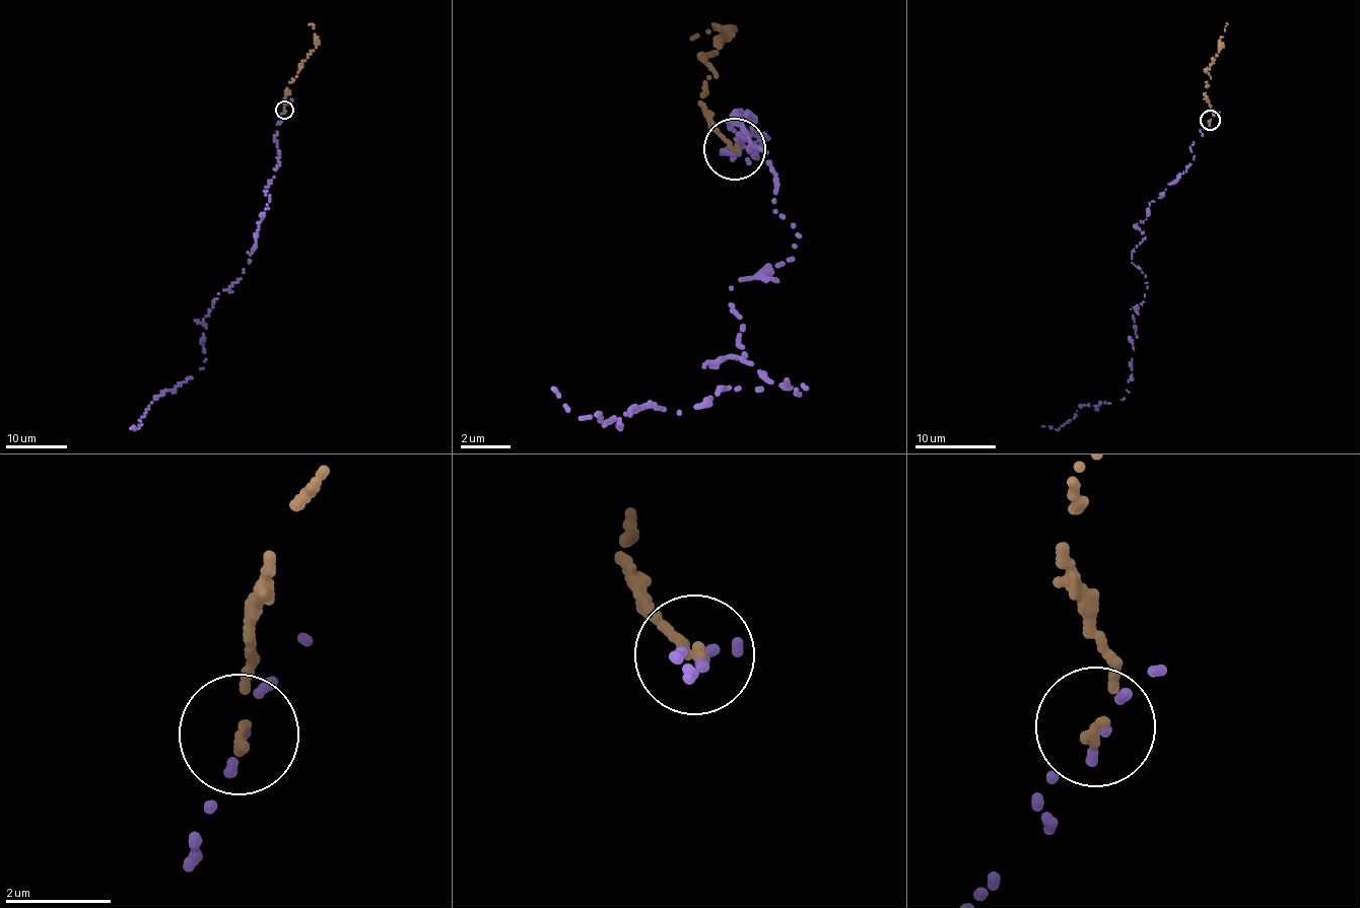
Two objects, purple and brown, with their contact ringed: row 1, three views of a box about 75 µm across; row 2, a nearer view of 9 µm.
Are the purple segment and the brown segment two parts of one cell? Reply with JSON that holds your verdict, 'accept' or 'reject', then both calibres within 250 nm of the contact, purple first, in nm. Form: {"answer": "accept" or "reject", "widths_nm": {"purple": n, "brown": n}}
{"answer": "reject", "widths_nm": {"purple": 110, "brown": 180}}

